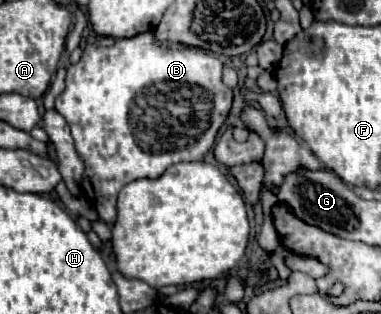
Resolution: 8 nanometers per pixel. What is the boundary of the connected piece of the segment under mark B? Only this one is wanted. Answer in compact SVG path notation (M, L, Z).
M144 32L144 34L128 38L128 40L118 38L114 42L114 46L110 46L110 48L104 48L104 46L98 46L98 44L88 44L84 48L84 54L82 54L80 62L72 64L66 72L66 90L56 98L56 110L66 118L68 126L72 130L76 150L78 150L78 154L82 156L82 160L86 164L82 192L90 200L90 204L96 208L100 220L104 220L110 226L116 222L116 216L118 216L116 196L122 190L122 186L126 186L134 180L140 180L140 178L158 178L172 164L204 158L204 154L212 148L212 144L216 140L216 134L218 134L220 126L226 122L230 106L232 106L232 90L228 86L224 86L224 82L222 82L222 68L224 68L224 64L212 52L206 52L206 50L200 50L200 48L190 48L190 46L162 46L154 40L152 32Z

